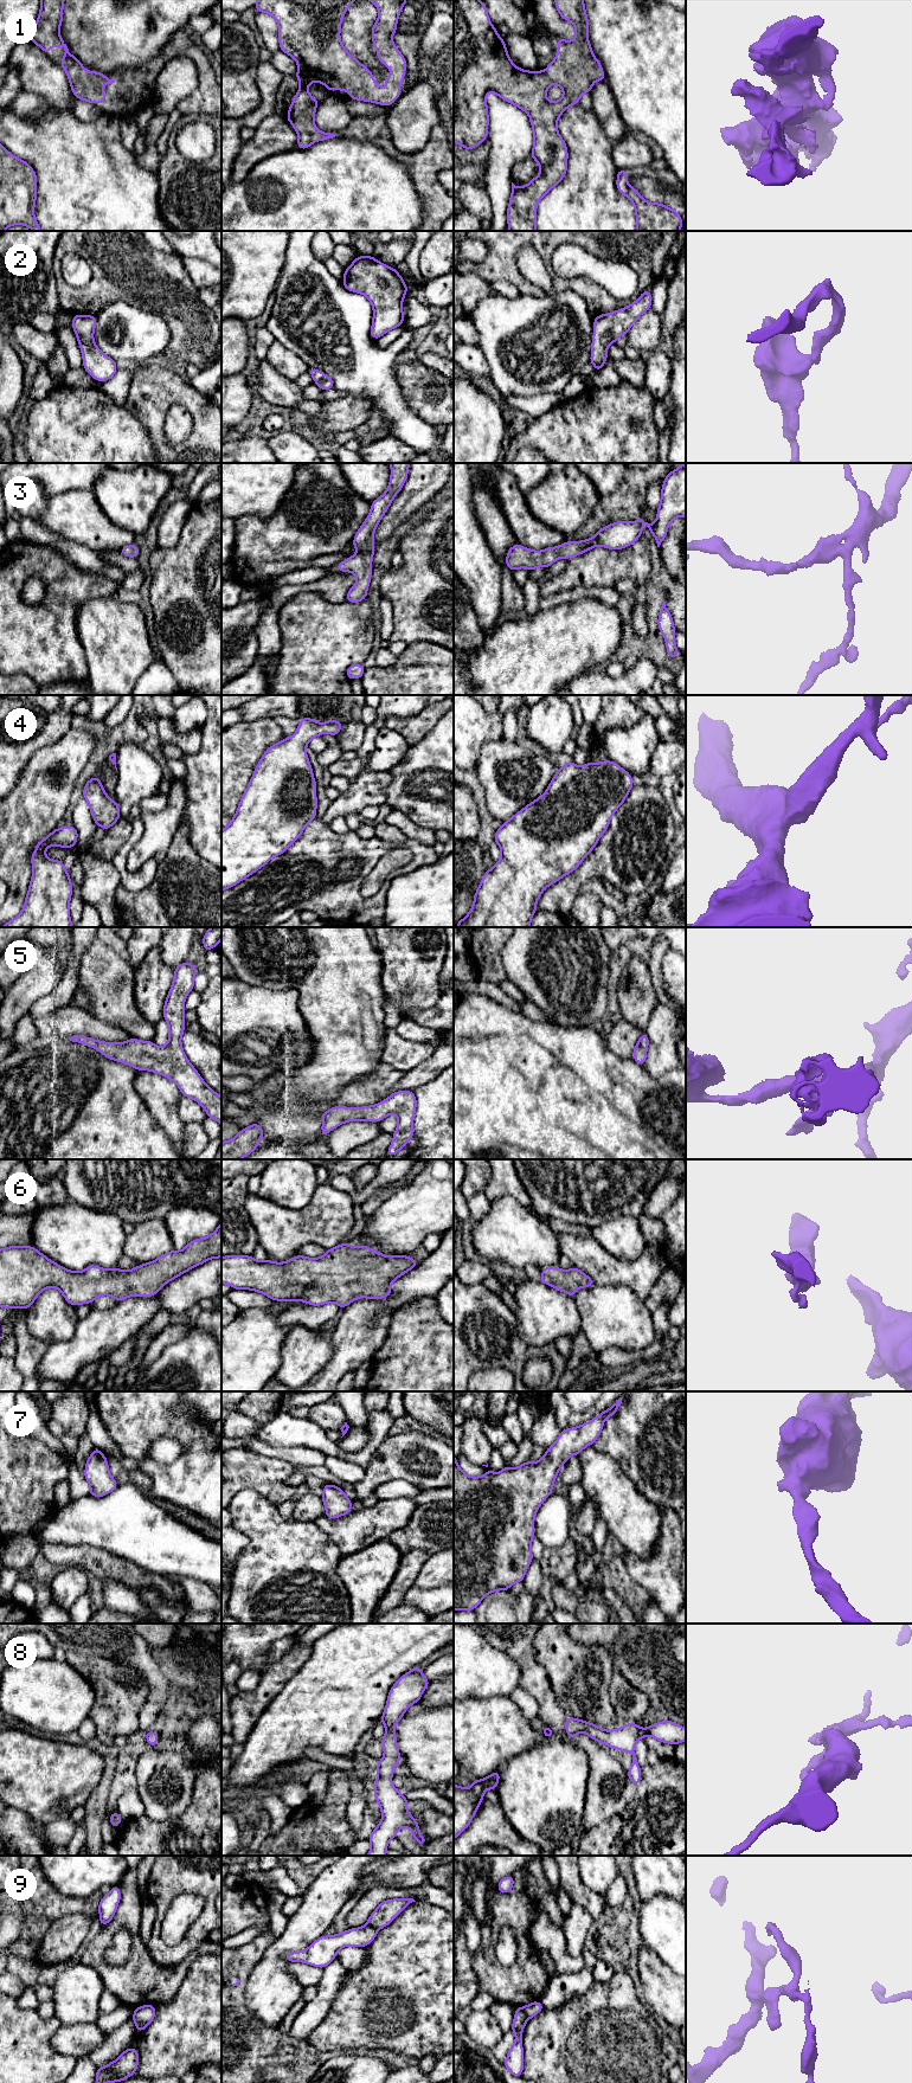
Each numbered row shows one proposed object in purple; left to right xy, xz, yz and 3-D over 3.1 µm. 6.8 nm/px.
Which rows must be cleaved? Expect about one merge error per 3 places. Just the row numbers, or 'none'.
9

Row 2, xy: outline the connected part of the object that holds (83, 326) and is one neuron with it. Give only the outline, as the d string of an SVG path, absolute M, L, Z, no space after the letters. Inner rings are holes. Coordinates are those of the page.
M72 315L72 329L82 351L83 368L97 381L107 381L117 372L116 360L103 354L94 341L96 317Z

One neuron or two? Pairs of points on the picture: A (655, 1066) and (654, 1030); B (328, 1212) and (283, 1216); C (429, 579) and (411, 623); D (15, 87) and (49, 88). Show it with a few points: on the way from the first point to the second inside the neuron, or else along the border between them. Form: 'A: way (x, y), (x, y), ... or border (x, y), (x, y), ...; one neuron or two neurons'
A: way (660, 1058), (660, 1039); one neuron
B: way (318, 1223), (303, 1233), (293, 1228); one neuron
C: way (429, 590), (418, 604), (417, 612); one neuron
D: border (12, 66), (18, 72), (23, 89); two neurons

